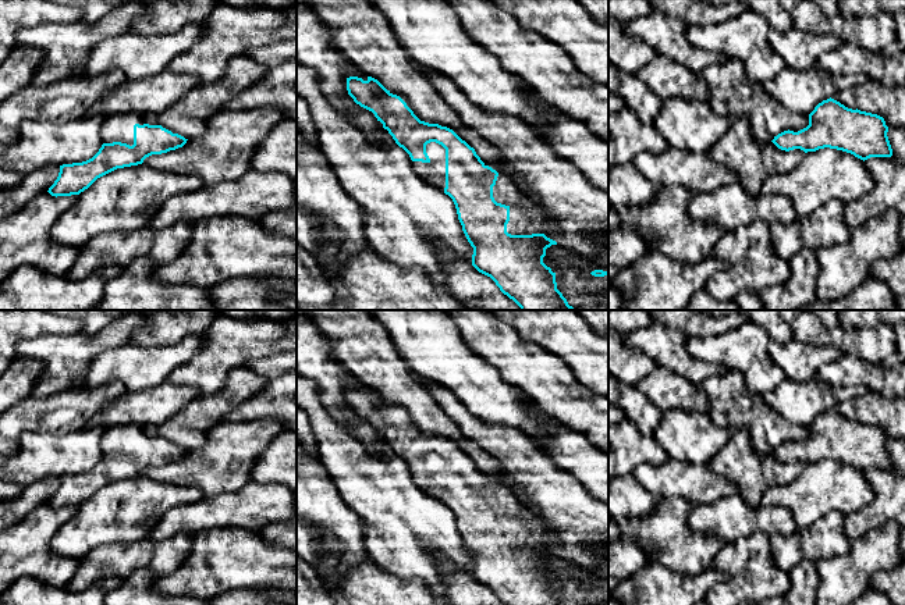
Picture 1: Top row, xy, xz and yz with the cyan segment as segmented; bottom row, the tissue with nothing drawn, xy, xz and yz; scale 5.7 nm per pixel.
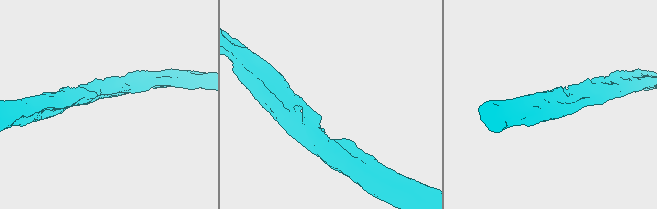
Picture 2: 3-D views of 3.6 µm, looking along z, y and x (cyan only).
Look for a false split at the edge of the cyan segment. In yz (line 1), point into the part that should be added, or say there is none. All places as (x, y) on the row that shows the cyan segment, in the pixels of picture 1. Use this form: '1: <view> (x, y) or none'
1: none

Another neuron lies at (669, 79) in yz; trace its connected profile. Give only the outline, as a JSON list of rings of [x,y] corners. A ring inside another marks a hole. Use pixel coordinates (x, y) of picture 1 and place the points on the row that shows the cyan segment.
[[[660,54],[636,74],[663,100],[681,97],[686,100],[707,100],[709,89],[699,72],[691,71]]]

